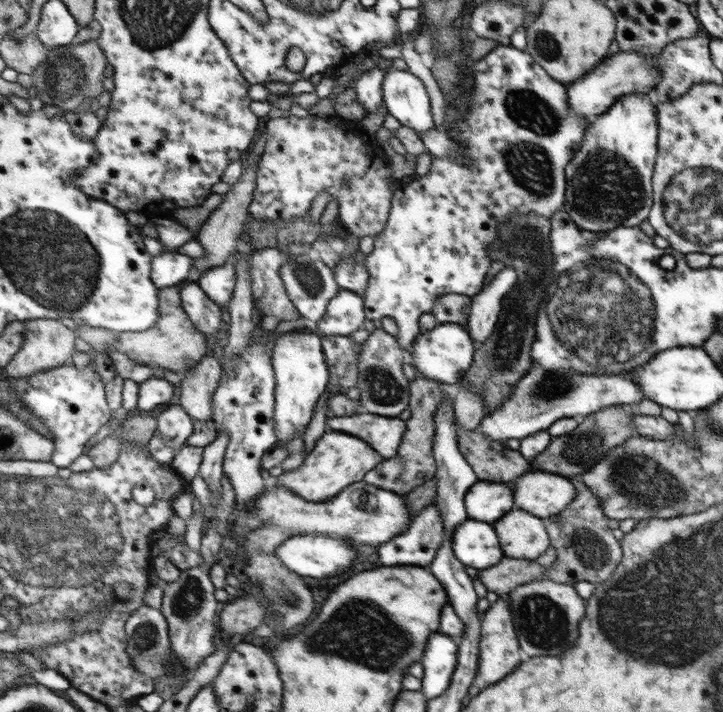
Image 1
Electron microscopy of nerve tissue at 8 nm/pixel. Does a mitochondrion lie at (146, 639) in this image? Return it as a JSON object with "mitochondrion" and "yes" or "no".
{"mitochondrion":"yes"}

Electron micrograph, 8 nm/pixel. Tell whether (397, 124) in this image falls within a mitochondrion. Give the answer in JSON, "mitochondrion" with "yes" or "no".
{"mitochondrion":"no"}

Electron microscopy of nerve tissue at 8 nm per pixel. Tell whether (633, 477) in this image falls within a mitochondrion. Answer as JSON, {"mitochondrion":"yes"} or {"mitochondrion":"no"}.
{"mitochondrion":"yes"}

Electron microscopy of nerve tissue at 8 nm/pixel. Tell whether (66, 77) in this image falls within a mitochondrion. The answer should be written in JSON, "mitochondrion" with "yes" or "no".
{"mitochondrion":"yes"}

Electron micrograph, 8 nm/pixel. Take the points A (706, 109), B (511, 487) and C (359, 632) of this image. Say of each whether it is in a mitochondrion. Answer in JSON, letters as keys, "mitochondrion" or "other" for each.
{"A":"other","B":"other","C":"mitochondrion"}

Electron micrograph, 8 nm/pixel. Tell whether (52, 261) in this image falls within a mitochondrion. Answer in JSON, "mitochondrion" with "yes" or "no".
{"mitochondrion":"yes"}

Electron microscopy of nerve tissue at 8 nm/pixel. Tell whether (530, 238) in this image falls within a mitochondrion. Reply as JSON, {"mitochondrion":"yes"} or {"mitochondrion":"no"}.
{"mitochondrion":"yes"}

